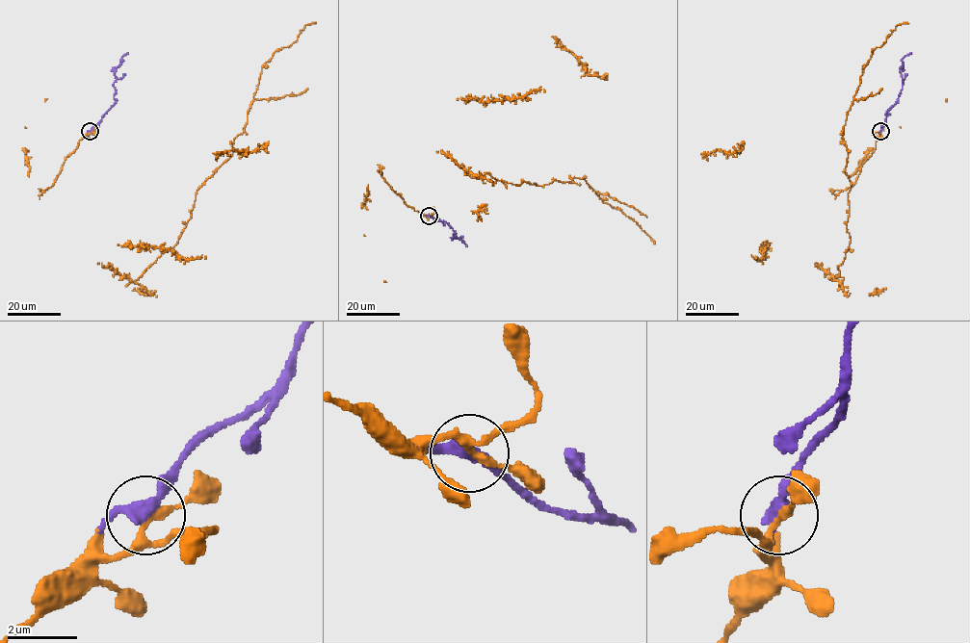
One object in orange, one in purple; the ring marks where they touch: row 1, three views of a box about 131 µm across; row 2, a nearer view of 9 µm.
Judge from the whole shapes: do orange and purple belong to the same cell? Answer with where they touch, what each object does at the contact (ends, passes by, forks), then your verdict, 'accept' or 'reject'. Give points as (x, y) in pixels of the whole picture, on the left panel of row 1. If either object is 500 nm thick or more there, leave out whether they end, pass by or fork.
place (90, 131); orange forks; purple passes by; accept

